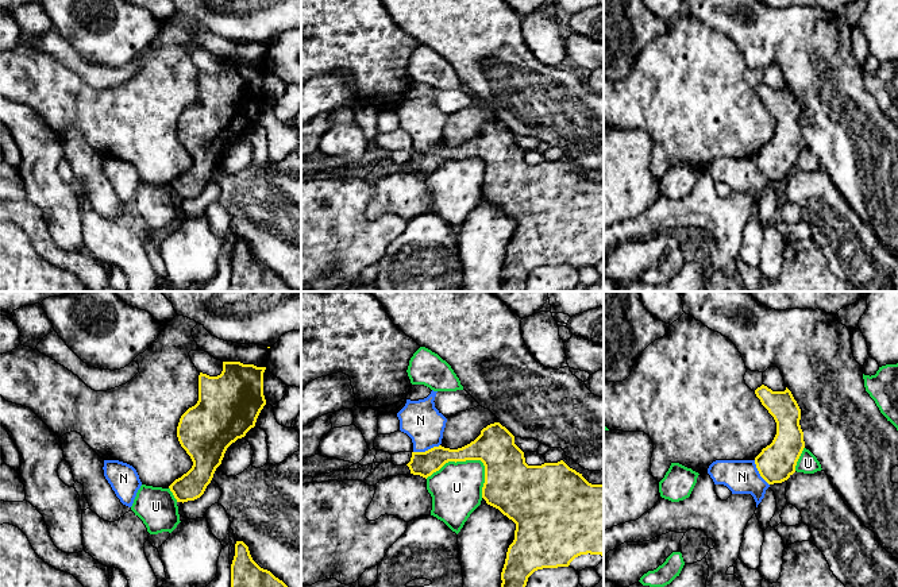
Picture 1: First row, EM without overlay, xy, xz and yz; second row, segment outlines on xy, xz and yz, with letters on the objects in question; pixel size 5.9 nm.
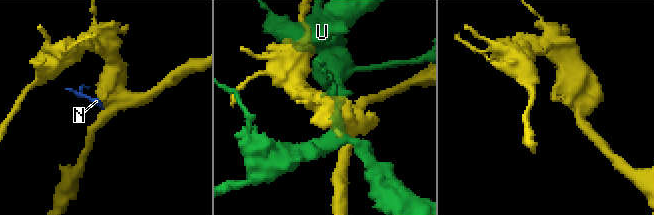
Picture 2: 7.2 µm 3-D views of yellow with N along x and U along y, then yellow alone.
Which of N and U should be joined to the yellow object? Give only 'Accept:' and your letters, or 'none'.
Accept: none

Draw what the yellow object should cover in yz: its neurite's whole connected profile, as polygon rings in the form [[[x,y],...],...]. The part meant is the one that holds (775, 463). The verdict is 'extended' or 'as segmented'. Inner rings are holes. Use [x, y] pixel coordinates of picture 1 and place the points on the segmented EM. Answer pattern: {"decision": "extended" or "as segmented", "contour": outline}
{"decision": "as segmented", "contour": [[[762,385],[755,394],[776,422],[772,443],[755,457],[755,464],[768,484],[782,483],[795,472],[805,448],[801,409],[787,387],[785,391],[772,391]]]}

